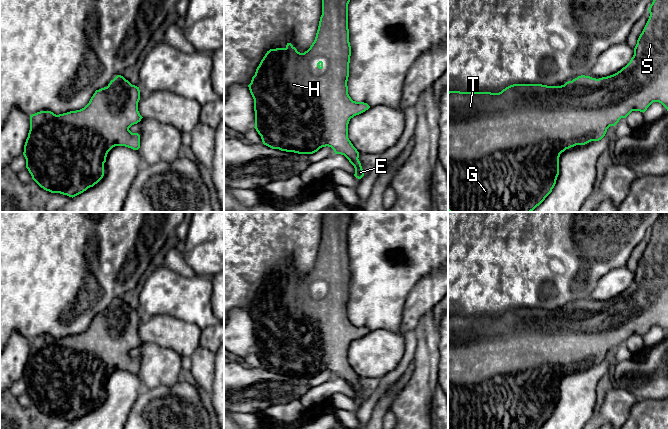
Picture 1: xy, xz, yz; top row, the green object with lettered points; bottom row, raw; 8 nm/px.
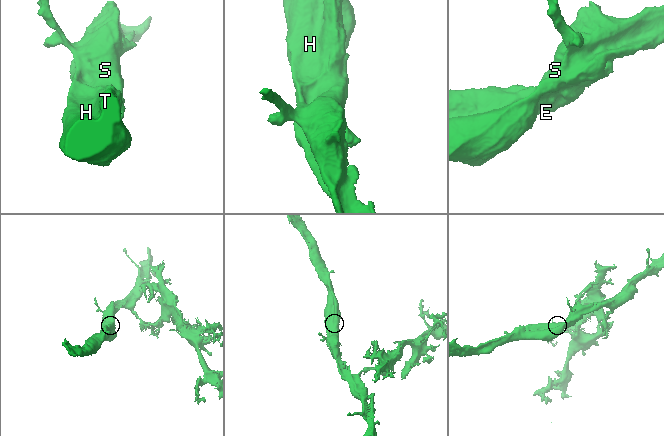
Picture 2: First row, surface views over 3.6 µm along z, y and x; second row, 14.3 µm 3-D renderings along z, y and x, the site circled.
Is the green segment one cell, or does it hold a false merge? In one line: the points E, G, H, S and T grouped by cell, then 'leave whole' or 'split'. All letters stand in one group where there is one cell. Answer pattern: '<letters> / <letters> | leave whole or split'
E G H S T | leave whole

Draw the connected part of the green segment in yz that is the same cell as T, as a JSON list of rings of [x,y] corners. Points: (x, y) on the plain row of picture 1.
[[[661,212],[649,231],[649,243],[640,258],[630,286],[617,297],[599,303],[581,299],[561,310],[542,308],[513,308],[499,317],[448,316],[448,429],[540,429],[552,416],[559,399],[559,381],[566,373],[601,364],[610,350],[632,335],[645,336],[653,326],[661,327],[668,335],[668,212]]]

